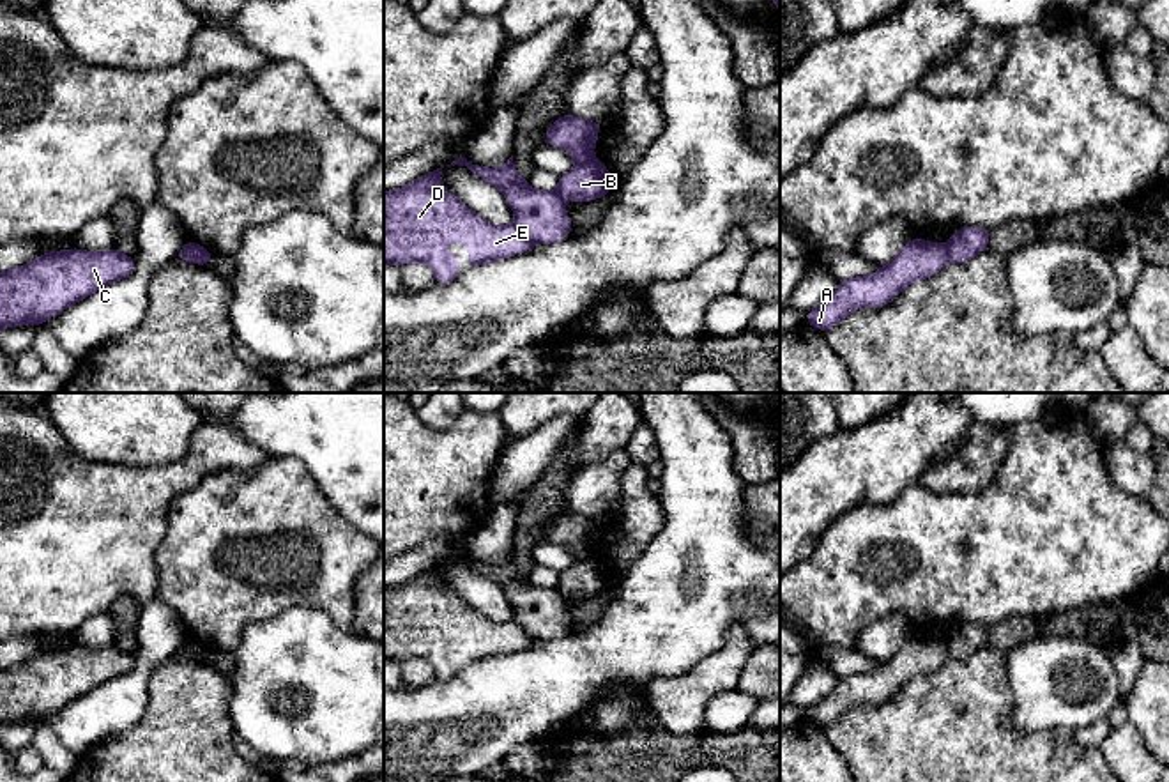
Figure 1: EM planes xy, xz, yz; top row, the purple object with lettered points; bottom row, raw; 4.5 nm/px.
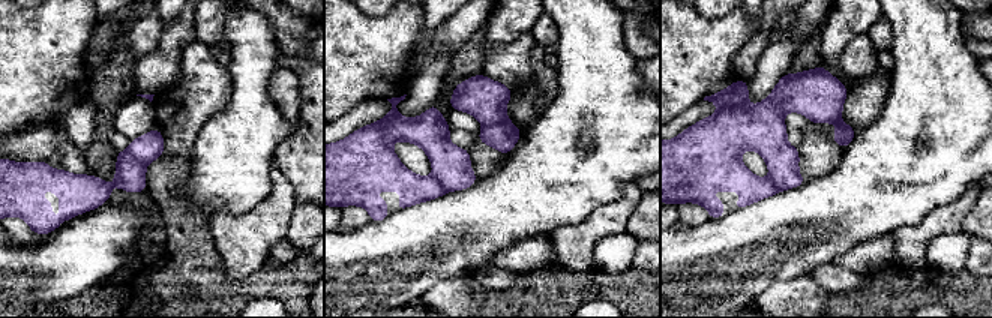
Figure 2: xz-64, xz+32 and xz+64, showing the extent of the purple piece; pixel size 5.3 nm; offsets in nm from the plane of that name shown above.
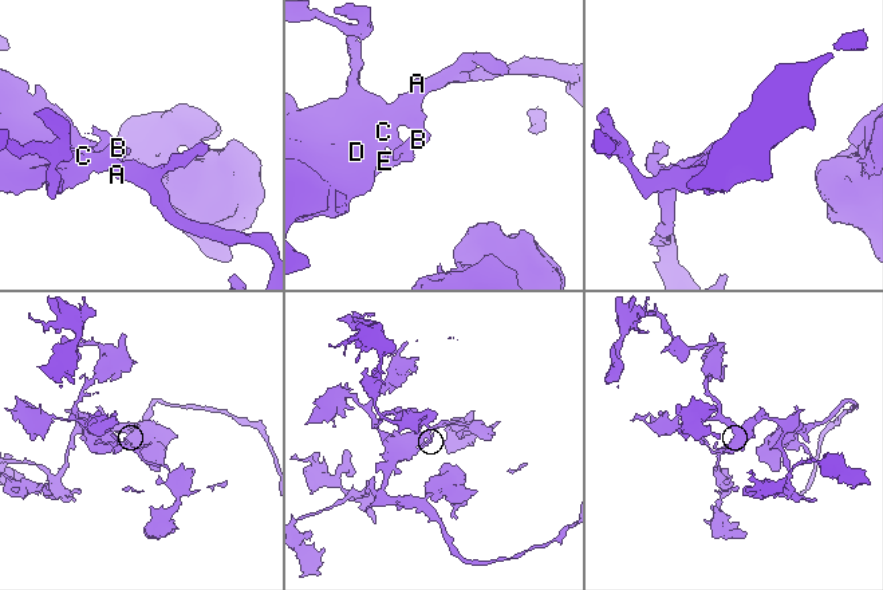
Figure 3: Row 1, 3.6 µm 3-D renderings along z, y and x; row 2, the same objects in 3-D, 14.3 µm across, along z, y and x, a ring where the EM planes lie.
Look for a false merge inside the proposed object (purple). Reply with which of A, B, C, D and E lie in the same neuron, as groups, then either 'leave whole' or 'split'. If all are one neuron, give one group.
A C D E / B | split

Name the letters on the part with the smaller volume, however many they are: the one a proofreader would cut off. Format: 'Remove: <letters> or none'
Remove: B

